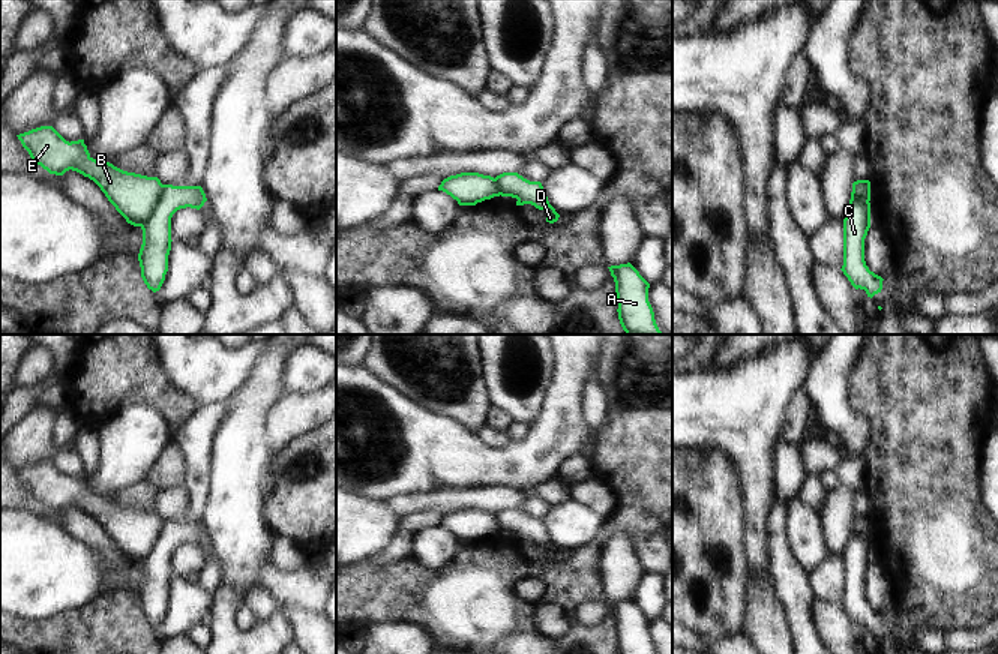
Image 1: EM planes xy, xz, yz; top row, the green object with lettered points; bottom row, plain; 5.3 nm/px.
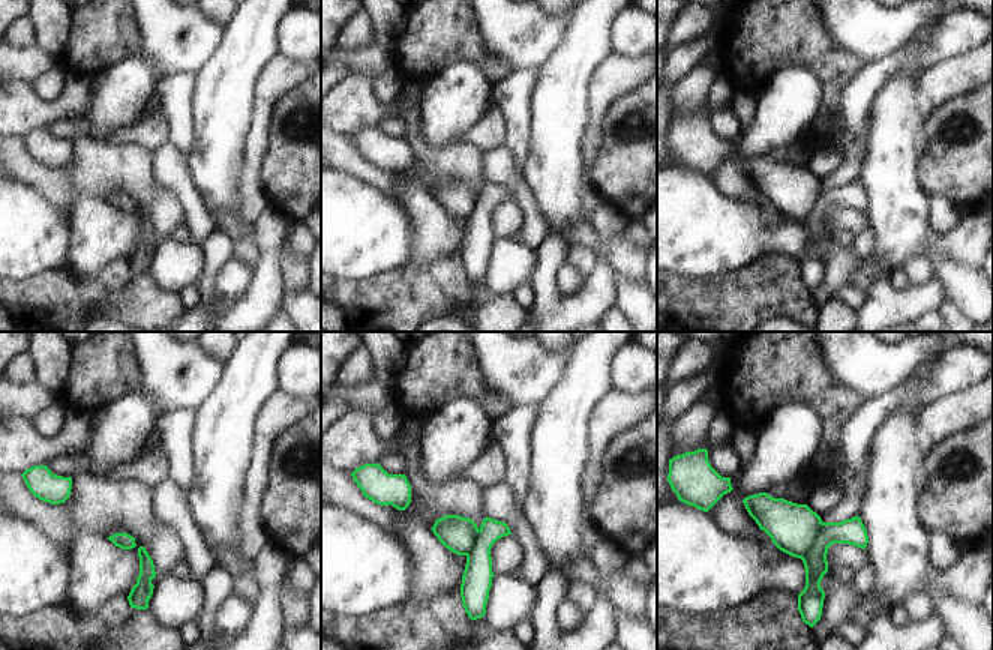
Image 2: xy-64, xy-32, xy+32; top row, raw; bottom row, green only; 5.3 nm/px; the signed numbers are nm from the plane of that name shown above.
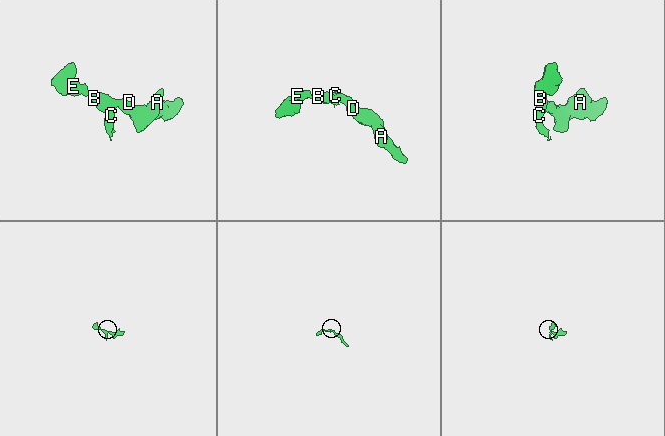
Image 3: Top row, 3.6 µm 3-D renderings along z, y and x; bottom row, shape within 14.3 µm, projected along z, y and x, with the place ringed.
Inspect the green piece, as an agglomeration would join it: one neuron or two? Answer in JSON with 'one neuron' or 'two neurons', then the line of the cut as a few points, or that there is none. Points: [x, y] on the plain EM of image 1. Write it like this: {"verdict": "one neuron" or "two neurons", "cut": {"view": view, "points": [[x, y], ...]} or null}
{"verdict": "two neurons", "cut": {"view": "xy", "points": [[162, 521], [158, 536], [141, 563]]}}

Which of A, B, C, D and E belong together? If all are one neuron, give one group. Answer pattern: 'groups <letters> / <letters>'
groups A C D / B E

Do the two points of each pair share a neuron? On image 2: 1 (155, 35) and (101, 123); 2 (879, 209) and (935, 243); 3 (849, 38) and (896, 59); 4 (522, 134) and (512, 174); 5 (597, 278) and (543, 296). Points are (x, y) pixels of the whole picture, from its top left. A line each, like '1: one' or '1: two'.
1: one
2: two
3: two
4: two
5: one

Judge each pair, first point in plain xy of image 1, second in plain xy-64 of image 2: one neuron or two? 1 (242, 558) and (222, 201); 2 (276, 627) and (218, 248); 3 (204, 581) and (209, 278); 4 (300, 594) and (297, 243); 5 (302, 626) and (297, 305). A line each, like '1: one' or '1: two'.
1: one
2: one
3: two
4: two
5: one

